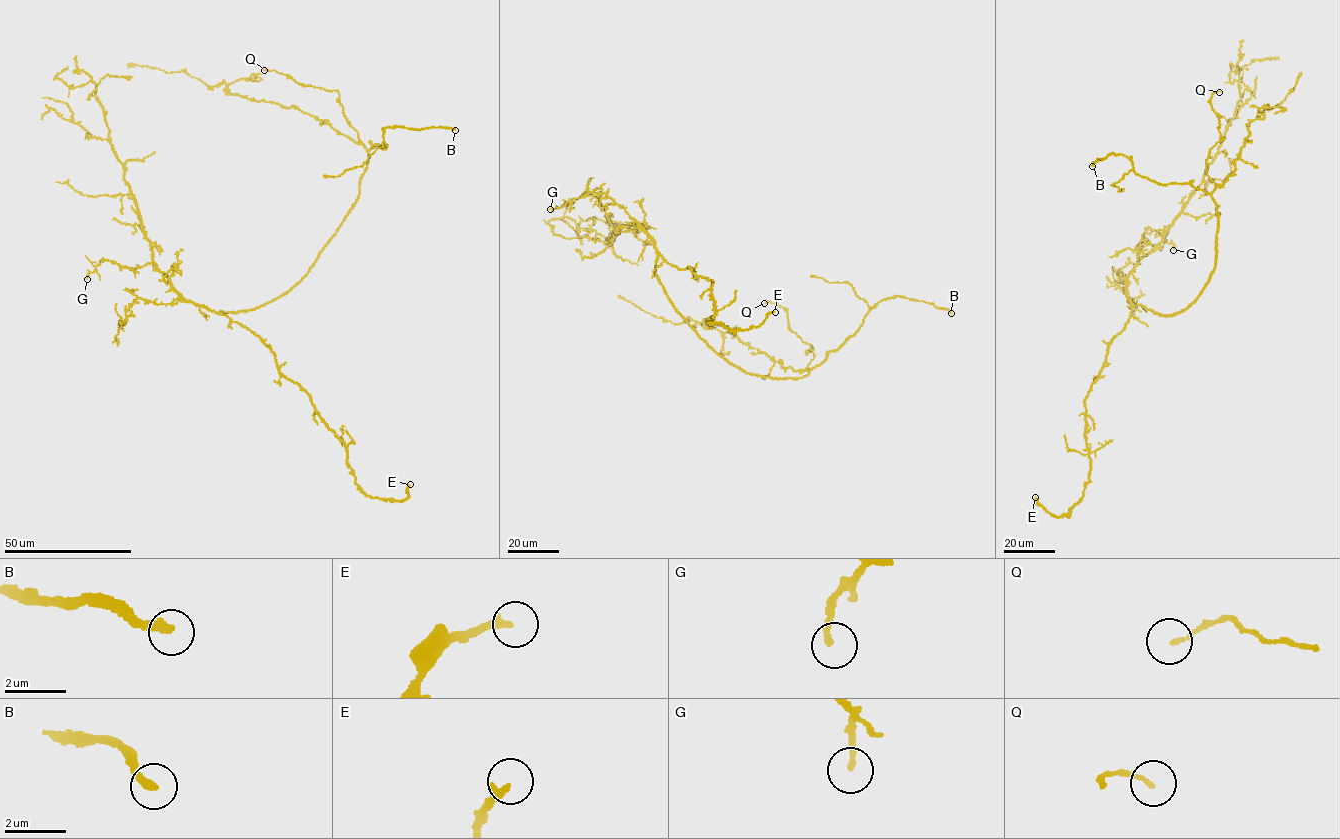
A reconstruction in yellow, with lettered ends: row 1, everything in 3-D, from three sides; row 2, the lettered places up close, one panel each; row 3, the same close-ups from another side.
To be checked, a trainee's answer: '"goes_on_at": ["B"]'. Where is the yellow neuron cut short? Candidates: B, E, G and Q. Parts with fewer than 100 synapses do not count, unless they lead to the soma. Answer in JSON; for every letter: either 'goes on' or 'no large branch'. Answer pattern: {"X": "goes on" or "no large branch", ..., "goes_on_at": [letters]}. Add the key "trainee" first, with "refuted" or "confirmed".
{"trainee": "confirmed", "B": "goes on", "E": "no large branch", "G": "no large branch", "Q": "no large branch", "goes_on_at": ["B"]}

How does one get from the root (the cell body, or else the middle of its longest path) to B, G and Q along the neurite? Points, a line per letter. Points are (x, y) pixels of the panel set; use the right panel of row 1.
B: (1183, 309), (1215, 267), (1215, 201), (1187, 183), (1161, 185), (1139, 176), (1121, 154), (1109, 154), (1092, 166)
G: (1183, 309), (1164, 316), (1130, 304), (1127, 294), (1134, 265), (1160, 245), (1145, 244), (1146, 228), (1173, 250)
Q: (1183, 309), (1198, 296), (1216, 262), (1215, 186), (1205, 163), (1220, 138), (1220, 118), (1210, 101), (1219, 92)

